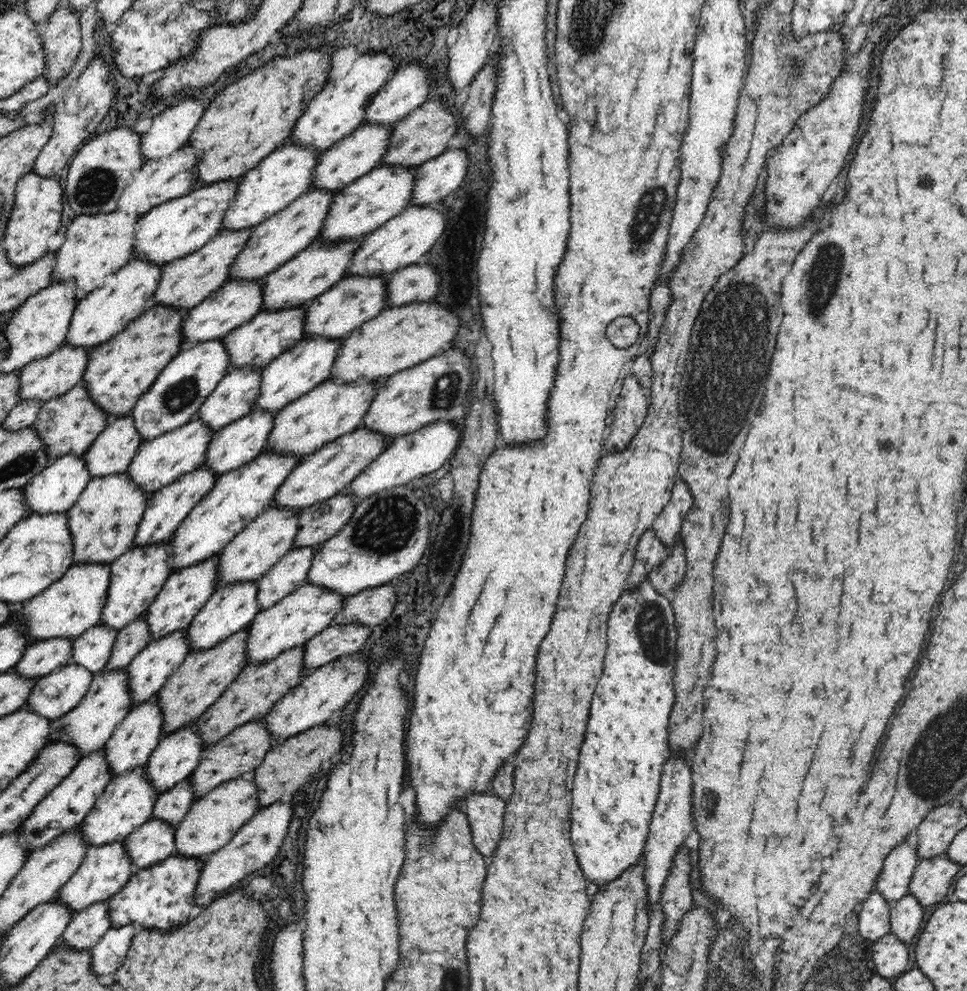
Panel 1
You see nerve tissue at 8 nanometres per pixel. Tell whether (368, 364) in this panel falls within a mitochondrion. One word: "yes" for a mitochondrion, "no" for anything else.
no

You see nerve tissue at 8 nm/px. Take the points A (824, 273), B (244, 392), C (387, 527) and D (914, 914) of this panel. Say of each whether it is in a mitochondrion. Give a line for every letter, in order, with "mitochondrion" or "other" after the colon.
A: mitochondrion
B: mitochondrion
C: mitochondrion
D: other

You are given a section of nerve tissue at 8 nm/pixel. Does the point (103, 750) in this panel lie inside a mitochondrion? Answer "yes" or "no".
no

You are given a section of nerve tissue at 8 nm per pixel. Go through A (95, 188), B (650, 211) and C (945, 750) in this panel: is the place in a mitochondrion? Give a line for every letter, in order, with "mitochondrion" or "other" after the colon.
A: mitochondrion
B: mitochondrion
C: mitochondrion

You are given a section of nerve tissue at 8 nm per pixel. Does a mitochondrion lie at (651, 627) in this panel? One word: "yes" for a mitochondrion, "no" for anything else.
yes

